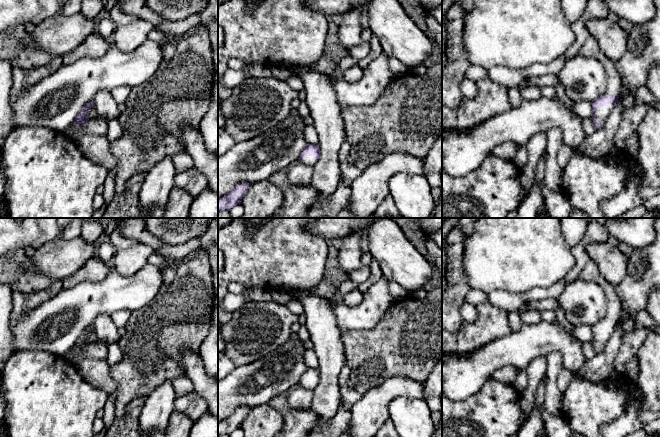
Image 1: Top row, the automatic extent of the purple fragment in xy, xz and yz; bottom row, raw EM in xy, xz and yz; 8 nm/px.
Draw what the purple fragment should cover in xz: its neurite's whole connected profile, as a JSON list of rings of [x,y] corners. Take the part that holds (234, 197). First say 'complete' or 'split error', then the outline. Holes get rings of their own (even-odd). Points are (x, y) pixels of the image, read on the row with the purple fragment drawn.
complete; [[[248,182],[237,184],[229,193],[218,199],[218,212],[229,211],[234,206],[241,204],[242,198],[249,190]]]

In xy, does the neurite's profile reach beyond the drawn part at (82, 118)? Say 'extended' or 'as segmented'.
as segmented

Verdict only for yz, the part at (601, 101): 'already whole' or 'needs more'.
needs more

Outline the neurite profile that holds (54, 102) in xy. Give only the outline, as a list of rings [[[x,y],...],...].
[[[110,41],[109,50],[99,58],[81,58],[62,66],[55,73],[38,81],[14,100],[10,100],[15,127],[46,127],[66,133],[73,121],[100,90],[111,91],[119,86],[137,86],[159,68],[163,51],[159,42],[146,41],[130,53],[121,52]]]

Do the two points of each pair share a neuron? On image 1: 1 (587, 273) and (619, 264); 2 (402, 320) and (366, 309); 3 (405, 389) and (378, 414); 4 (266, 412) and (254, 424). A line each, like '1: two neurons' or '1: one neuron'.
1: two neurons
2: two neurons
3: one neuron
4: one neuron

